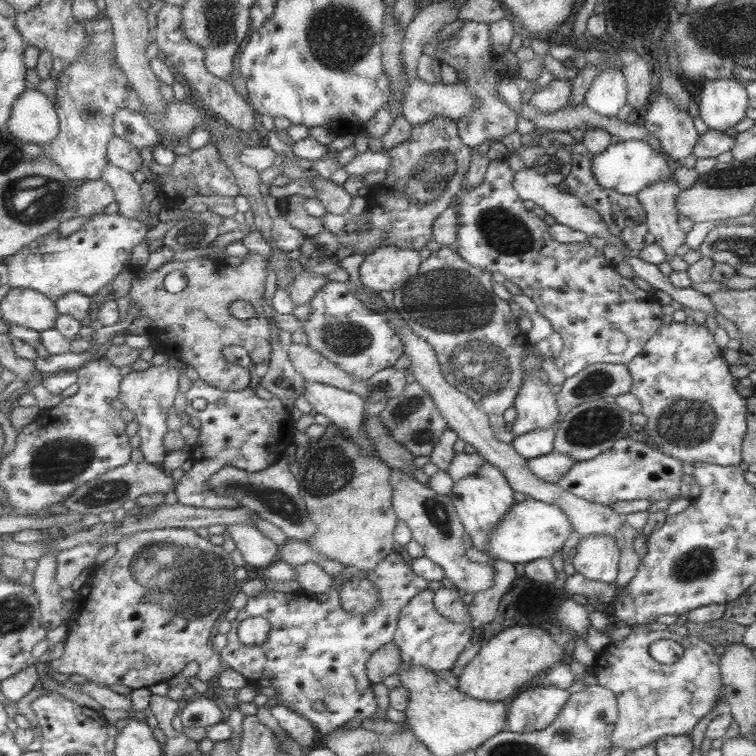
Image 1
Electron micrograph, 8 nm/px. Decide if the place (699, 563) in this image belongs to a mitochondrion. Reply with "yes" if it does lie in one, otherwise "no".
yes

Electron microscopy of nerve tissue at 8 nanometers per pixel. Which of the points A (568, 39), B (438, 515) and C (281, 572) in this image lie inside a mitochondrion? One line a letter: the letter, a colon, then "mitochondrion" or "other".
A: other
B: mitochondrion
C: other

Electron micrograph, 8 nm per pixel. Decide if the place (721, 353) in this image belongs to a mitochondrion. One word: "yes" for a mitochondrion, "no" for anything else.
no

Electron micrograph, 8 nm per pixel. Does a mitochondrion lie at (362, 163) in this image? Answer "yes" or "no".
no

